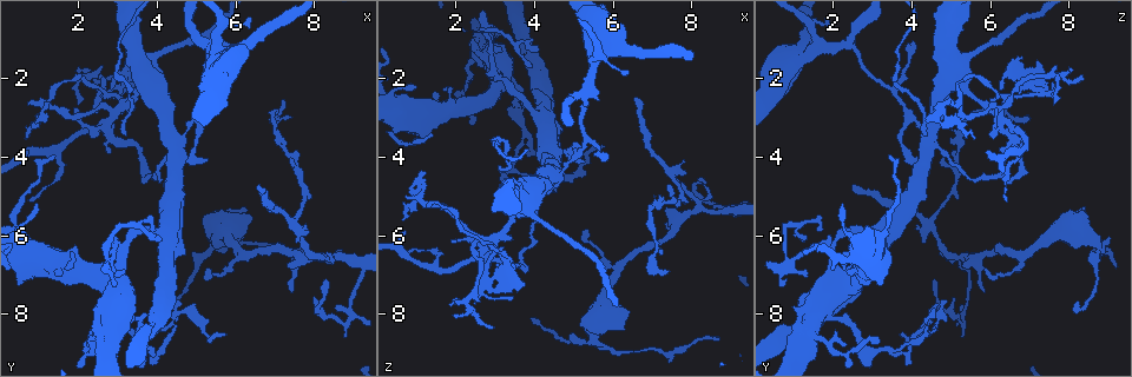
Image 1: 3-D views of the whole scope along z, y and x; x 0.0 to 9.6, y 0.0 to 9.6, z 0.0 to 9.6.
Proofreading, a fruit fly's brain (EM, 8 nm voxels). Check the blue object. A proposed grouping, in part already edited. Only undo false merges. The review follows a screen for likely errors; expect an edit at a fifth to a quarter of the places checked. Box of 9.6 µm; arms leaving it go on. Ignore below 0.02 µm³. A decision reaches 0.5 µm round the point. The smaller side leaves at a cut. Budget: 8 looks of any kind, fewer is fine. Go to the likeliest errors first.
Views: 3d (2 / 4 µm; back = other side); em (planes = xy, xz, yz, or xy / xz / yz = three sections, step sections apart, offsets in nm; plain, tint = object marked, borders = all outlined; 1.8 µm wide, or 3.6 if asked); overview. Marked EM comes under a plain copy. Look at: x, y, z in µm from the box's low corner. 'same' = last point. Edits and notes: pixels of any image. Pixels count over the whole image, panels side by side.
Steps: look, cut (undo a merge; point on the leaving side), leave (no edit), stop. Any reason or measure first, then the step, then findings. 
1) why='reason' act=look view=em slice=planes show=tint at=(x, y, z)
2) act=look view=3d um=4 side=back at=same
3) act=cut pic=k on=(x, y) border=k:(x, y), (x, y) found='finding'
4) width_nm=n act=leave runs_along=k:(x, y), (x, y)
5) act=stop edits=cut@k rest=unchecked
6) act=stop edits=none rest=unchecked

why='sudden change in width' act=look view=em slice=planes show=tint at=(2.90, 2.85, 6.10)

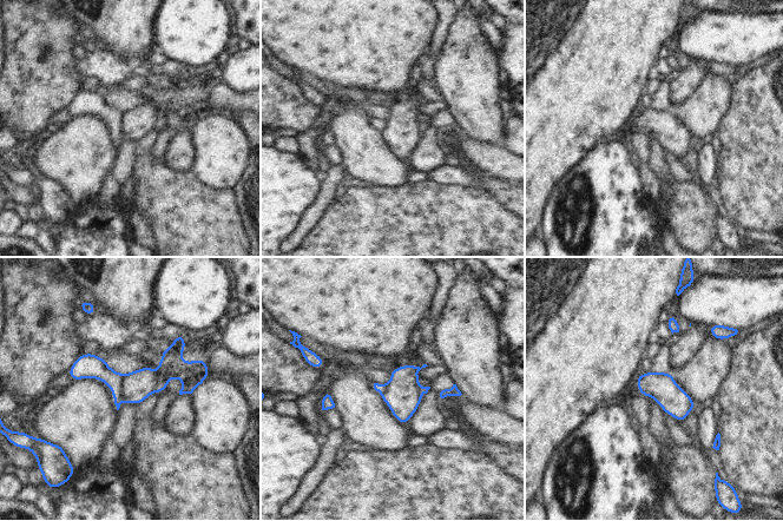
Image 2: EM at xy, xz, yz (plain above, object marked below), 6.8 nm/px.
width_nm=200 act=cut pic=2 on=(94, 367) border=2:(124, 375), (122, 378), (120, 400) found='a second neuron is stuck on'

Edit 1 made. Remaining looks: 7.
act=look view=3d um=4 at=(2.90, 6.70, 1.00)

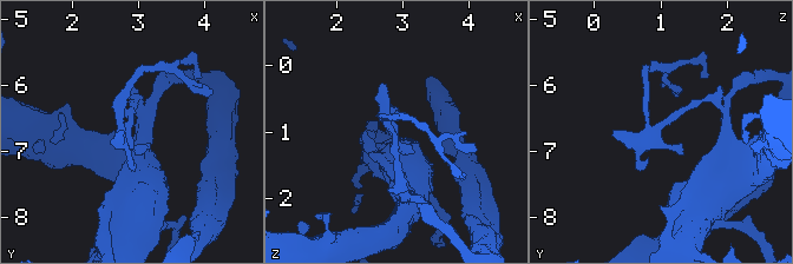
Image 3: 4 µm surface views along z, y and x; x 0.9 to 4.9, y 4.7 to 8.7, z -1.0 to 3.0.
act=look view=em slice=planes show=tint at=(2.90, 6.65, 1.00)

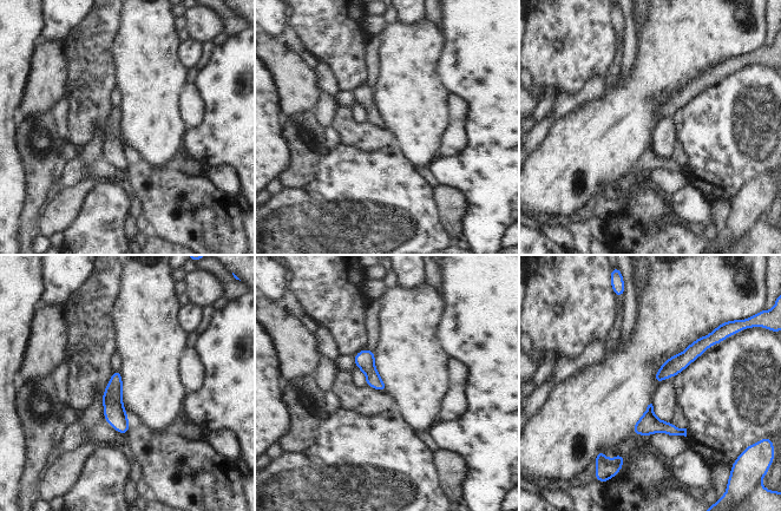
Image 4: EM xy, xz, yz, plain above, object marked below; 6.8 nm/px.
act=leave found='continuous, no second neuron'

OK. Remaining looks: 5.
act=look view=overview

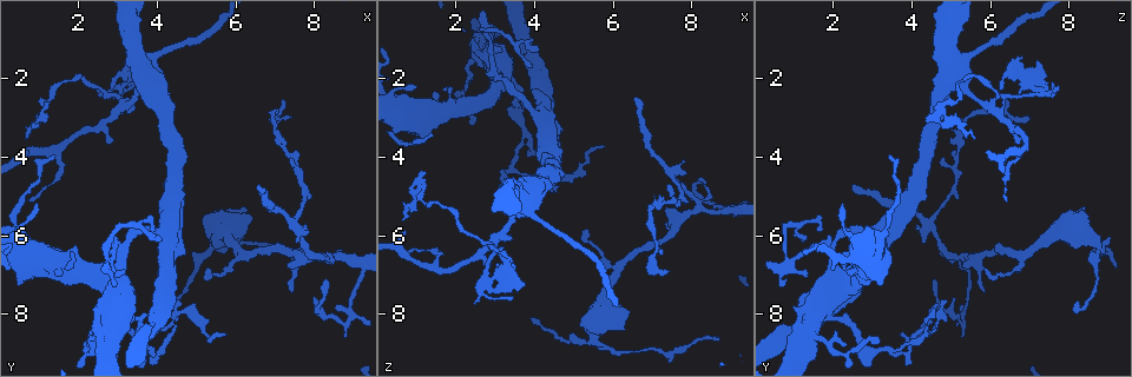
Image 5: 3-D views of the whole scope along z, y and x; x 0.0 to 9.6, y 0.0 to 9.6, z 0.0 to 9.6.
why='abrupt turn' act=look view=3d um=4 at=(8.15, 6.60, 5.25)

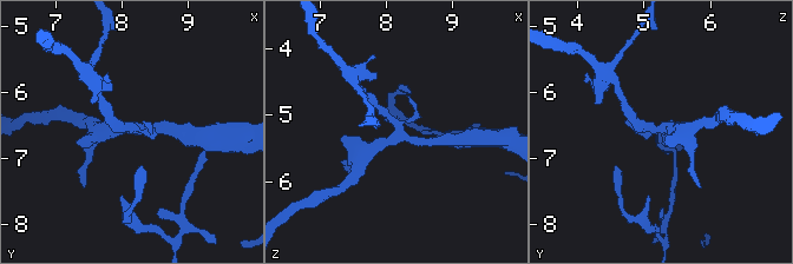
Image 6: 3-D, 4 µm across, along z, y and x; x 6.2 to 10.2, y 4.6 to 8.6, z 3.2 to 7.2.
why='shape alone is not enough' act=look view=em slice=planes show=tint at=(8.15, 6.50, 5.30)

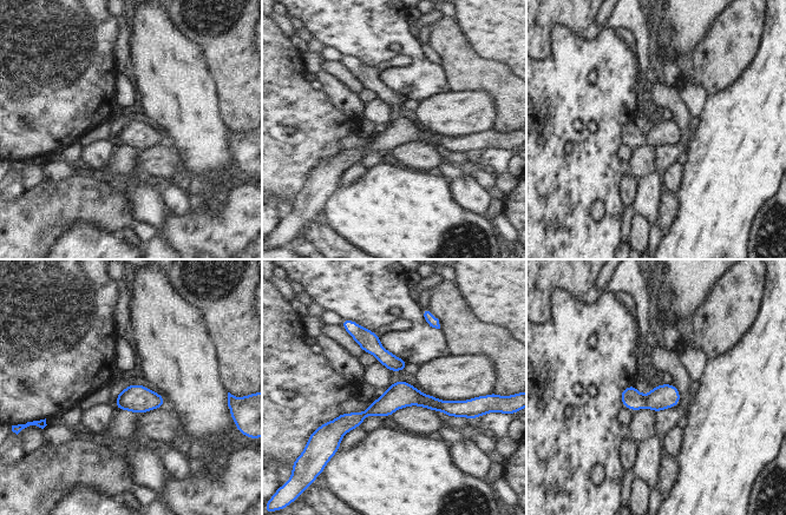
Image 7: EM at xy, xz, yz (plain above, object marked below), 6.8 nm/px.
act=leave found='continuous, no second neuron'

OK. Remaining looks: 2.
why='sharp bend' act=look view=3d um=2 at=(3.45, 8.50, 4.30)

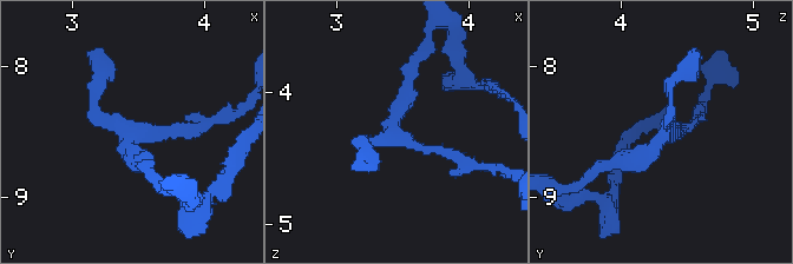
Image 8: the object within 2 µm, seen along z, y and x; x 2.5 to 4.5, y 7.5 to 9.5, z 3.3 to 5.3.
act=look view=em um=3.6 slice=planes show=tint at=(3.48, 8.50, 4.34)

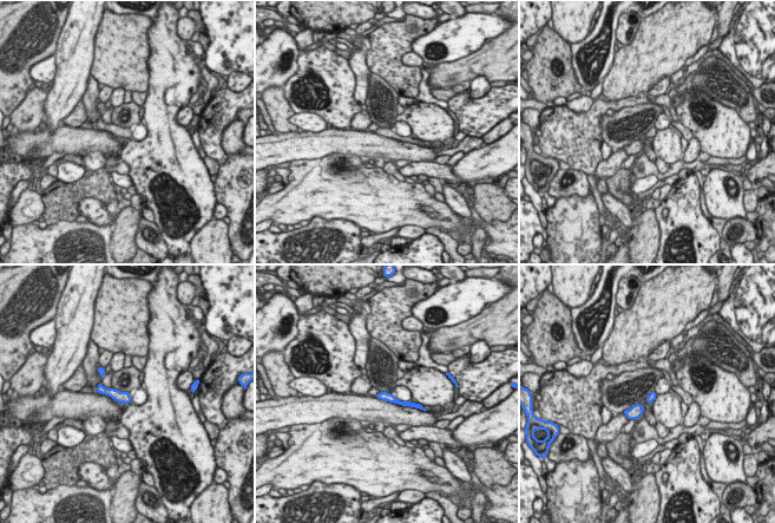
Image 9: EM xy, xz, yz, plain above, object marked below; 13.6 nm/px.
width_nm=120 act=leave runs_along=9:(99, 389), (127, 399) found='all the same neuron'

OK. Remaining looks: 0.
act=stop edits=cut@2 rest=unchecked

